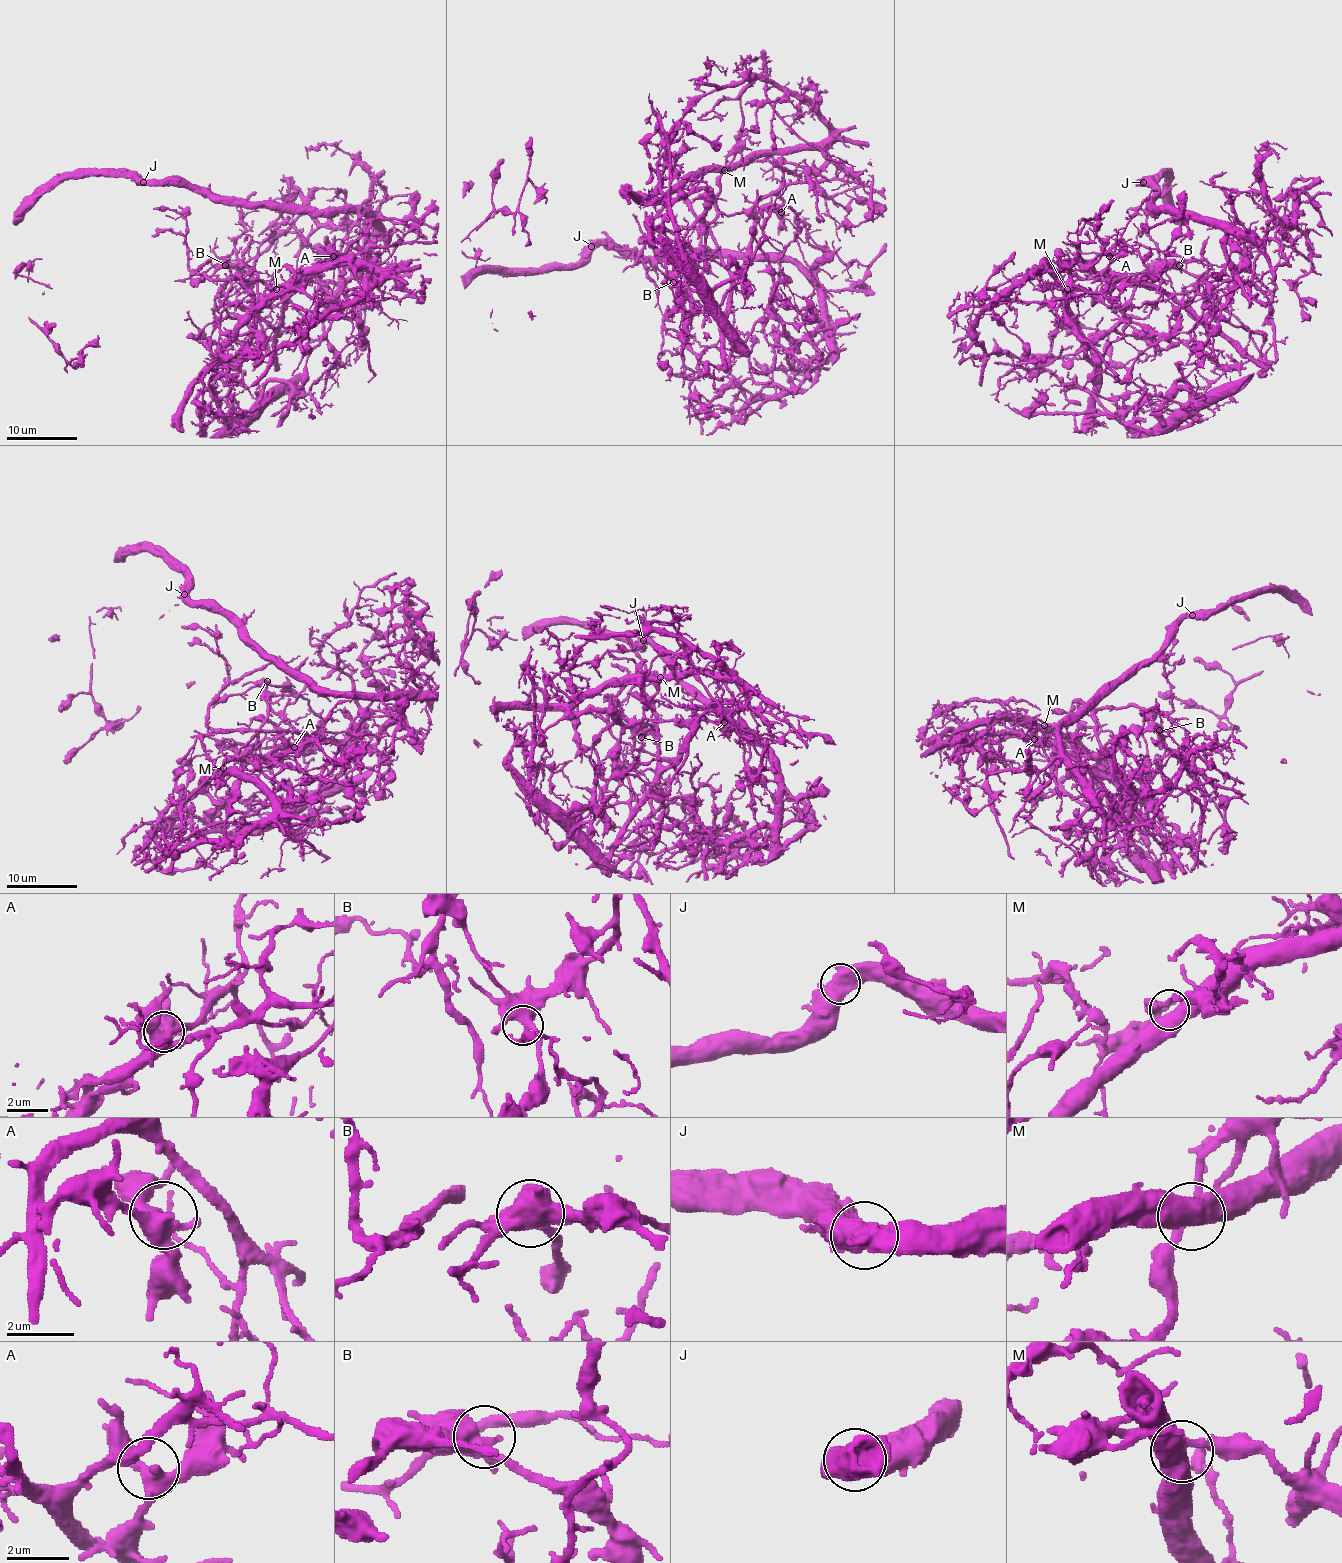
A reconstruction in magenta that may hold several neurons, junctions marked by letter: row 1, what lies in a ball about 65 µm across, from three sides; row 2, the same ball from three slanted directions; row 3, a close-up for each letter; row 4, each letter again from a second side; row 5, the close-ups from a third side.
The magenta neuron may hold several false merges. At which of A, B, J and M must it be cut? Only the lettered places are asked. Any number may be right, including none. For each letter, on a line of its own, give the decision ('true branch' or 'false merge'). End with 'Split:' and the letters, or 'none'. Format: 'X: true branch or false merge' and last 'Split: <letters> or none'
A: true branch
B: true branch
J: true branch
M: true branch
Split: none

